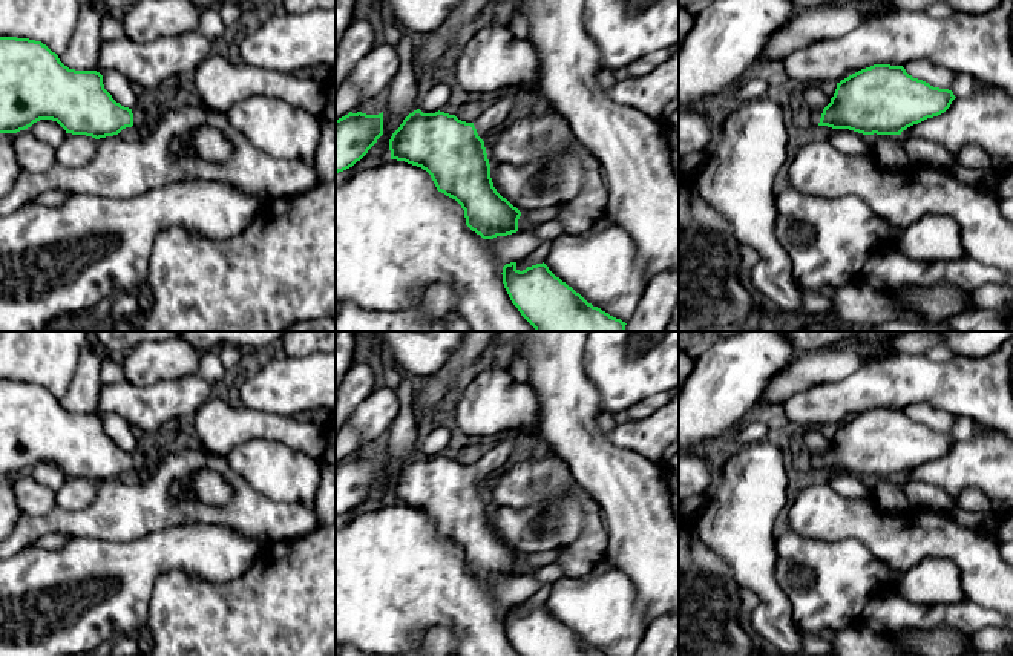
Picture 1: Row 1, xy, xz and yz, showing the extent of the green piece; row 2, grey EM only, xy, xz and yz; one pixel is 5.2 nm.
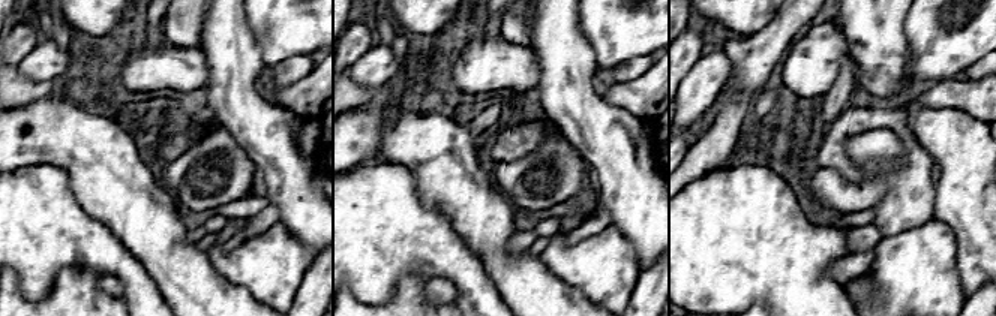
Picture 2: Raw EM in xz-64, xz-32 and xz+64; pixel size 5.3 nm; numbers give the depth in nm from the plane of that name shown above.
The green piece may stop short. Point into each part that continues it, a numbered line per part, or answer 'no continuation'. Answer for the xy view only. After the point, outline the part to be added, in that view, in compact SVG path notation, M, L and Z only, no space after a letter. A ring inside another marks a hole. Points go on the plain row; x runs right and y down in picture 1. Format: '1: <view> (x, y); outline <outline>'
1: xy (143, 457); outline M141 446L133 454L133 469L138 472L149 474L155 461L155 452L150 448Z

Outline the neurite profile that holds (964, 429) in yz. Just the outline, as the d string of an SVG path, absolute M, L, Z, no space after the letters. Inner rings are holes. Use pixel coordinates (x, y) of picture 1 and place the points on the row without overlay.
M958 417L958 420L955 421L952 435L956 441L967 441L967 440L972 440L978 431L979 428L972 420Z

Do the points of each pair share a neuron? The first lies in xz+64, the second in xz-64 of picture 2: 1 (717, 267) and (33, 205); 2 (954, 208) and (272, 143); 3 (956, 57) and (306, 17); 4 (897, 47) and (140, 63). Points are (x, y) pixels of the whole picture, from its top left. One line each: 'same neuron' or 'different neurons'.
1: same neuron
2: same neuron
3: same neuron
4: different neurons

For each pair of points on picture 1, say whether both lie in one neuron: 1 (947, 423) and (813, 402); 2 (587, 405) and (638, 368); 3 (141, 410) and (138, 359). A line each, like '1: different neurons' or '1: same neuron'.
1: different neurons
2: different neurons
3: different neurons

